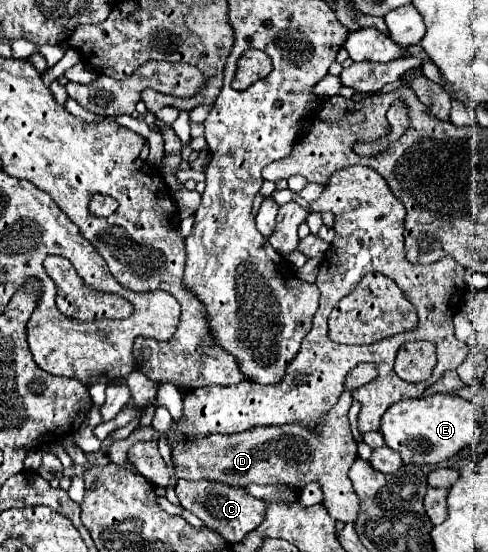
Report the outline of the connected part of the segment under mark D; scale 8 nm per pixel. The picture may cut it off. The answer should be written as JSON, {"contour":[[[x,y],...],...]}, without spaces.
{"contour":[[[361,363],[347,375],[345,390],[318,434],[302,430],[300,426],[256,426],[240,434],[208,434],[200,438],[182,438],[170,434],[172,464],[178,478],[184,480],[214,480],[224,486],[248,486],[248,484],[286,484],[304,488],[310,482],[318,482],[322,490],[322,506],[330,518],[350,524],[358,518],[360,498],[356,496],[348,470],[358,458],[358,448],[352,438],[348,410],[352,406],[352,391],[377,377],[376,366]]]}

